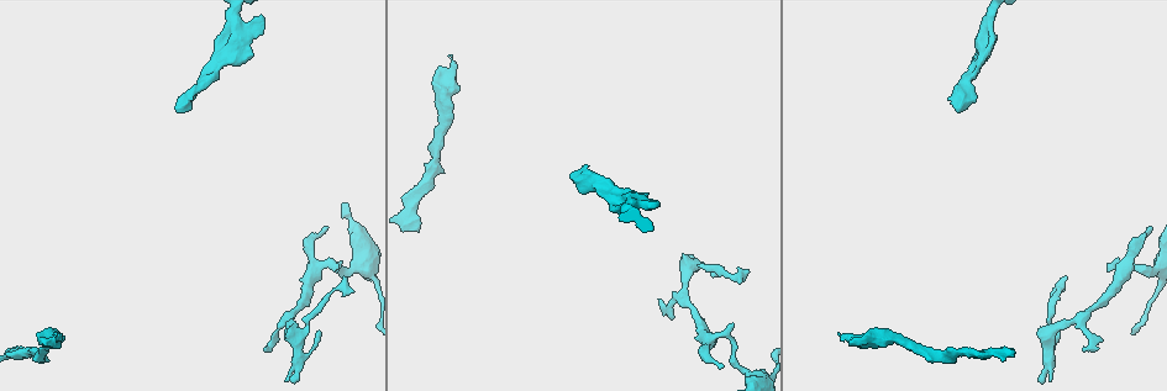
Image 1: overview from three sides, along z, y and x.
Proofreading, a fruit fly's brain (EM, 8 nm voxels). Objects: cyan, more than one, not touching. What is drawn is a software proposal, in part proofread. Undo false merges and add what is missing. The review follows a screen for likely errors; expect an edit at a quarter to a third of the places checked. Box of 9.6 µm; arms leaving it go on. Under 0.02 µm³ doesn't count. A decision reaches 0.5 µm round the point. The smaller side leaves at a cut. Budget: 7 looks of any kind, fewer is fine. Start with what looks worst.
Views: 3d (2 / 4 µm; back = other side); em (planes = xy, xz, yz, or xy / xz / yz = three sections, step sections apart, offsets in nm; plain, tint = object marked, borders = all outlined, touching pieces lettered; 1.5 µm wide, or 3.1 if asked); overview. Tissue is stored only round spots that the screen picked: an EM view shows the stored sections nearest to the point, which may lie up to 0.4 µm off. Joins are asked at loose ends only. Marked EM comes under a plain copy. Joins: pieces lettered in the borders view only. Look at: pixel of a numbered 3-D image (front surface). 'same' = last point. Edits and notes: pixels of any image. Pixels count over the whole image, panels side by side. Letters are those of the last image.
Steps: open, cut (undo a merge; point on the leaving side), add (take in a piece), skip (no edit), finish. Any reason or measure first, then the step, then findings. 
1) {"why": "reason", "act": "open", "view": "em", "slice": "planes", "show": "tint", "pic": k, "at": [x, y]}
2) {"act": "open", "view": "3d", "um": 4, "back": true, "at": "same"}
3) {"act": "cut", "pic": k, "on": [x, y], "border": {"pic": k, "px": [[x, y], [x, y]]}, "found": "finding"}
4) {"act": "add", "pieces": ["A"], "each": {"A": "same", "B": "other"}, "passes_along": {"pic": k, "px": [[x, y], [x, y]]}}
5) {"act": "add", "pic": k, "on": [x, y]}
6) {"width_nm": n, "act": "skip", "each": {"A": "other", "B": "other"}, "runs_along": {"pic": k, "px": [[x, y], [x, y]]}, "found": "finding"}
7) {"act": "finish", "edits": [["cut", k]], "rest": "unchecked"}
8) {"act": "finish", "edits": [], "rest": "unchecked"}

{"why": "an open end", "act": "open", "view": "em", "slice": "planes", "show": "tint", "pic": 1, "at": [263, 18]}

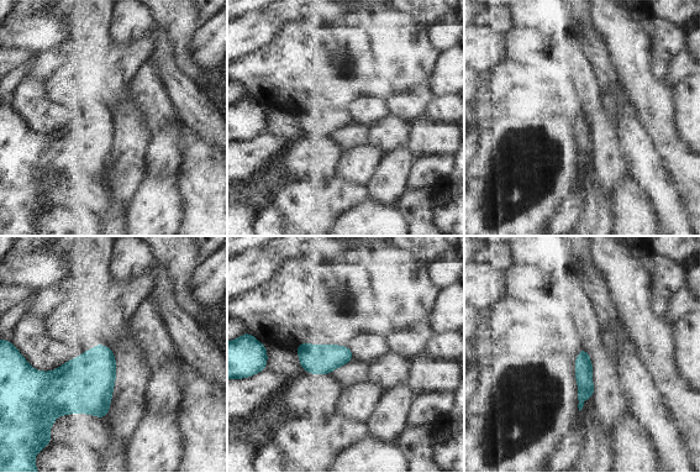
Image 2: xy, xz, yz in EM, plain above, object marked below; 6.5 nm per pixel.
{"act": "open", "view": "em", "slice": "planes", "show": "borders", "at": "same"}

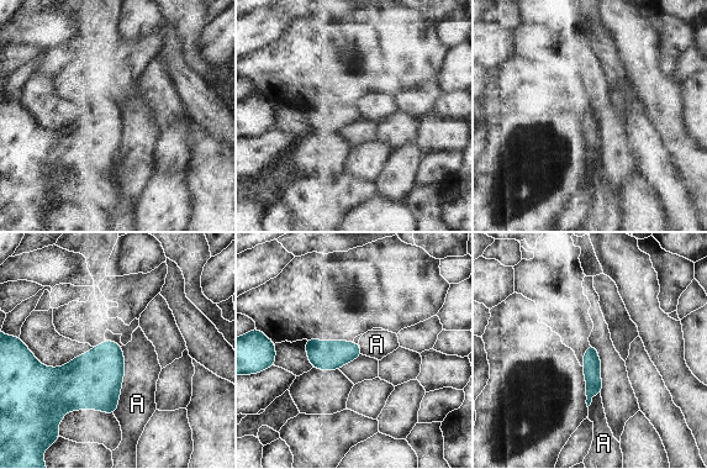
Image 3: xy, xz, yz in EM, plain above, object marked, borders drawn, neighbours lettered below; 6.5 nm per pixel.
{"act": "skip", "each": {"A": "other"}, "border": {"pic": 3, "px": [[121, 347], [124, 379], [112, 414]]}, "found": "no lettered piece goes on from it"}

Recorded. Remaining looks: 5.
{"why": "free end", "act": "open", "view": "3d", "um": 4, "pic": 1, "at": [747, 271]}

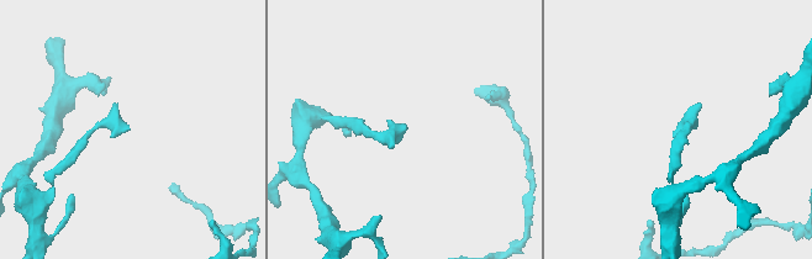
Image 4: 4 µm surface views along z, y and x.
{"why": "need the tissue", "act": "open", "view": "em", "slice": "yz", "step": 4, "show": "tint", "pic": 4, "at": [126, 128]}

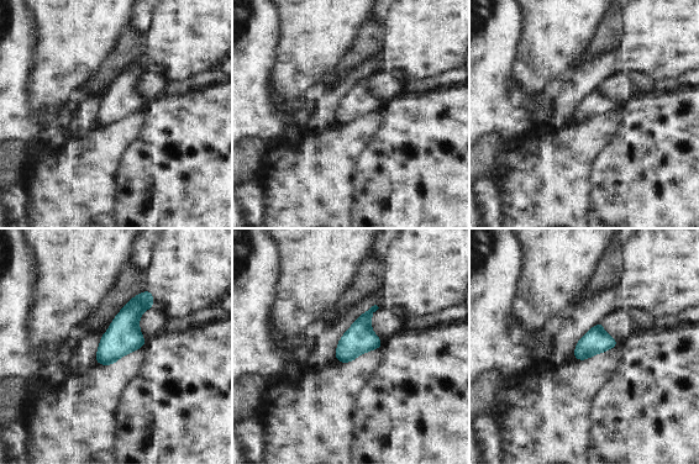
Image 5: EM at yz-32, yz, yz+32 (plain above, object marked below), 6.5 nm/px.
{"act": "open", "view": "em", "slice": "planes", "show": "borders", "at": "same"}

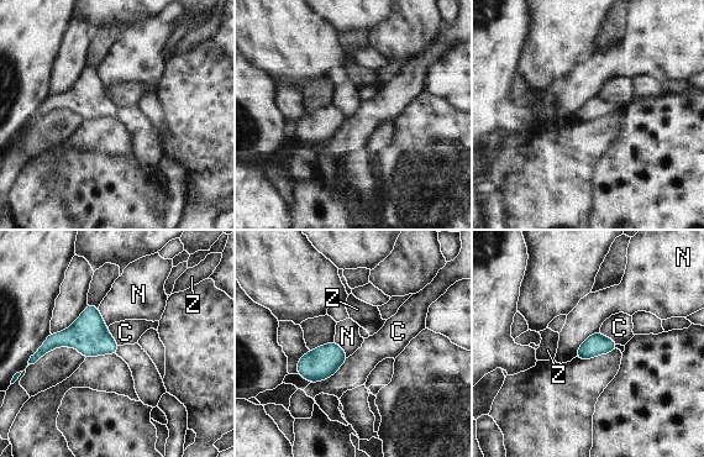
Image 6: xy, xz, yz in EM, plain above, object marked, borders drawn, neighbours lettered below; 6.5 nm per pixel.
{"act": "skip", "each": {"C": "other", "N": "other", "Z": "other"}, "border": {"pic": 6, "px": [[348, 357], [332, 374], [310, 383]]}, "found": "no lettered piece goes on from it"}

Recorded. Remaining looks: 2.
{"act": "open", "view": "3d", "um": 2, "pic": 1, "at": [288, 318]}

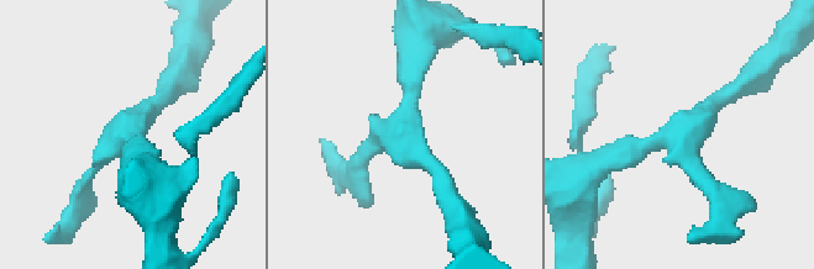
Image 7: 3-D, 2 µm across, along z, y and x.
{"why": "shape alone is not enough", "act": "open", "view": "em", "slice": "planes", "show": "borders", "pic": 7, "at": [129, 128]}

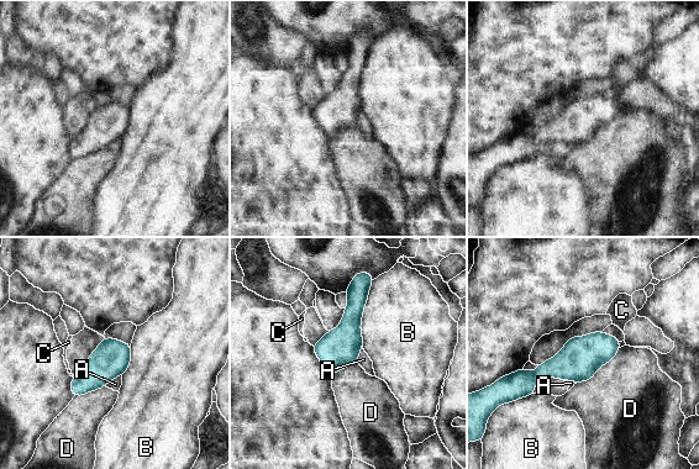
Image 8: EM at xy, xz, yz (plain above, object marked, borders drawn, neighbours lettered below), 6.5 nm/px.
{"width_nm": 240, "act": "skip", "each": {"A": "other", "B": "other", "C": "other", "D": "other"}, "runs_along": {"pic": 8, "px": [[616, 343], [516, 381]]}, "found": "all the same neuron"}

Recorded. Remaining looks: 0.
{"act": "finish", "edits": [], "rest": "unchecked"}

